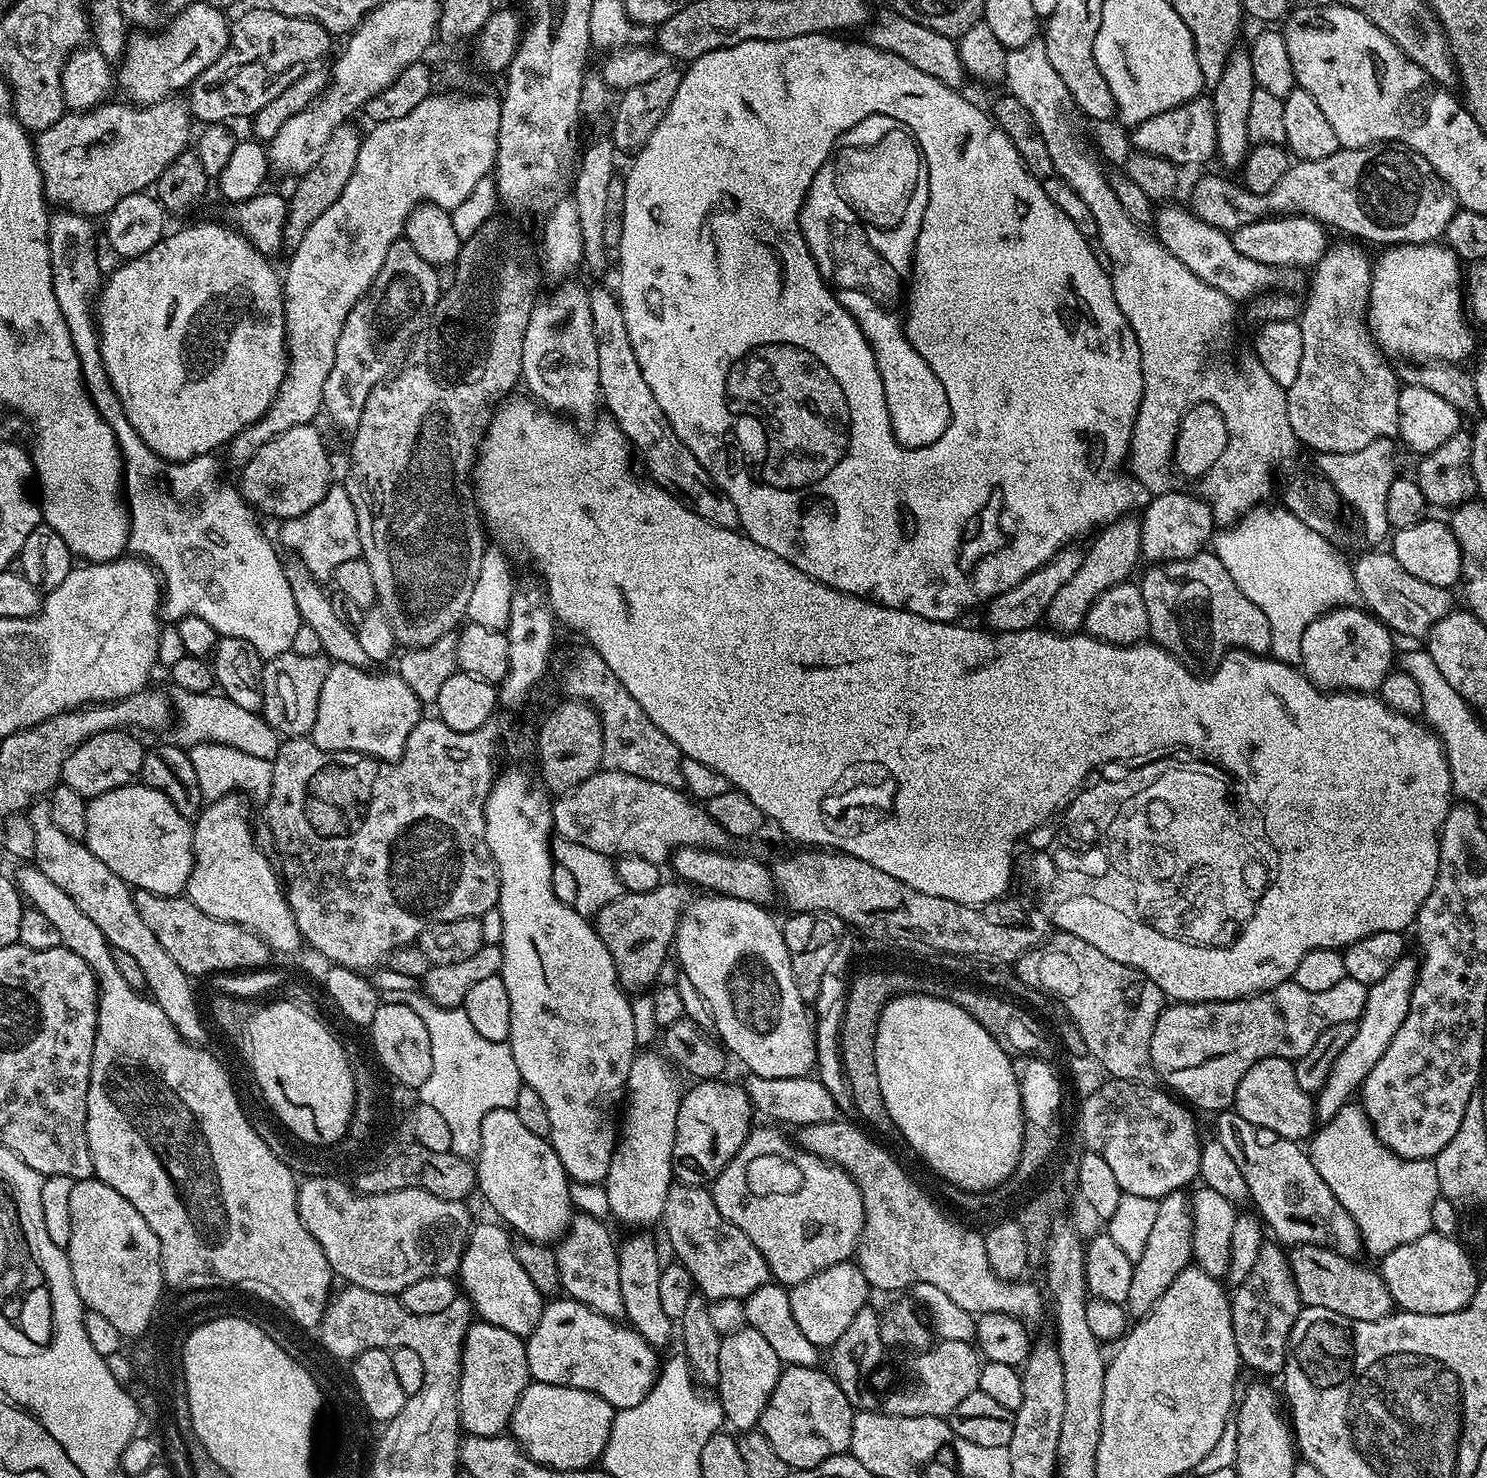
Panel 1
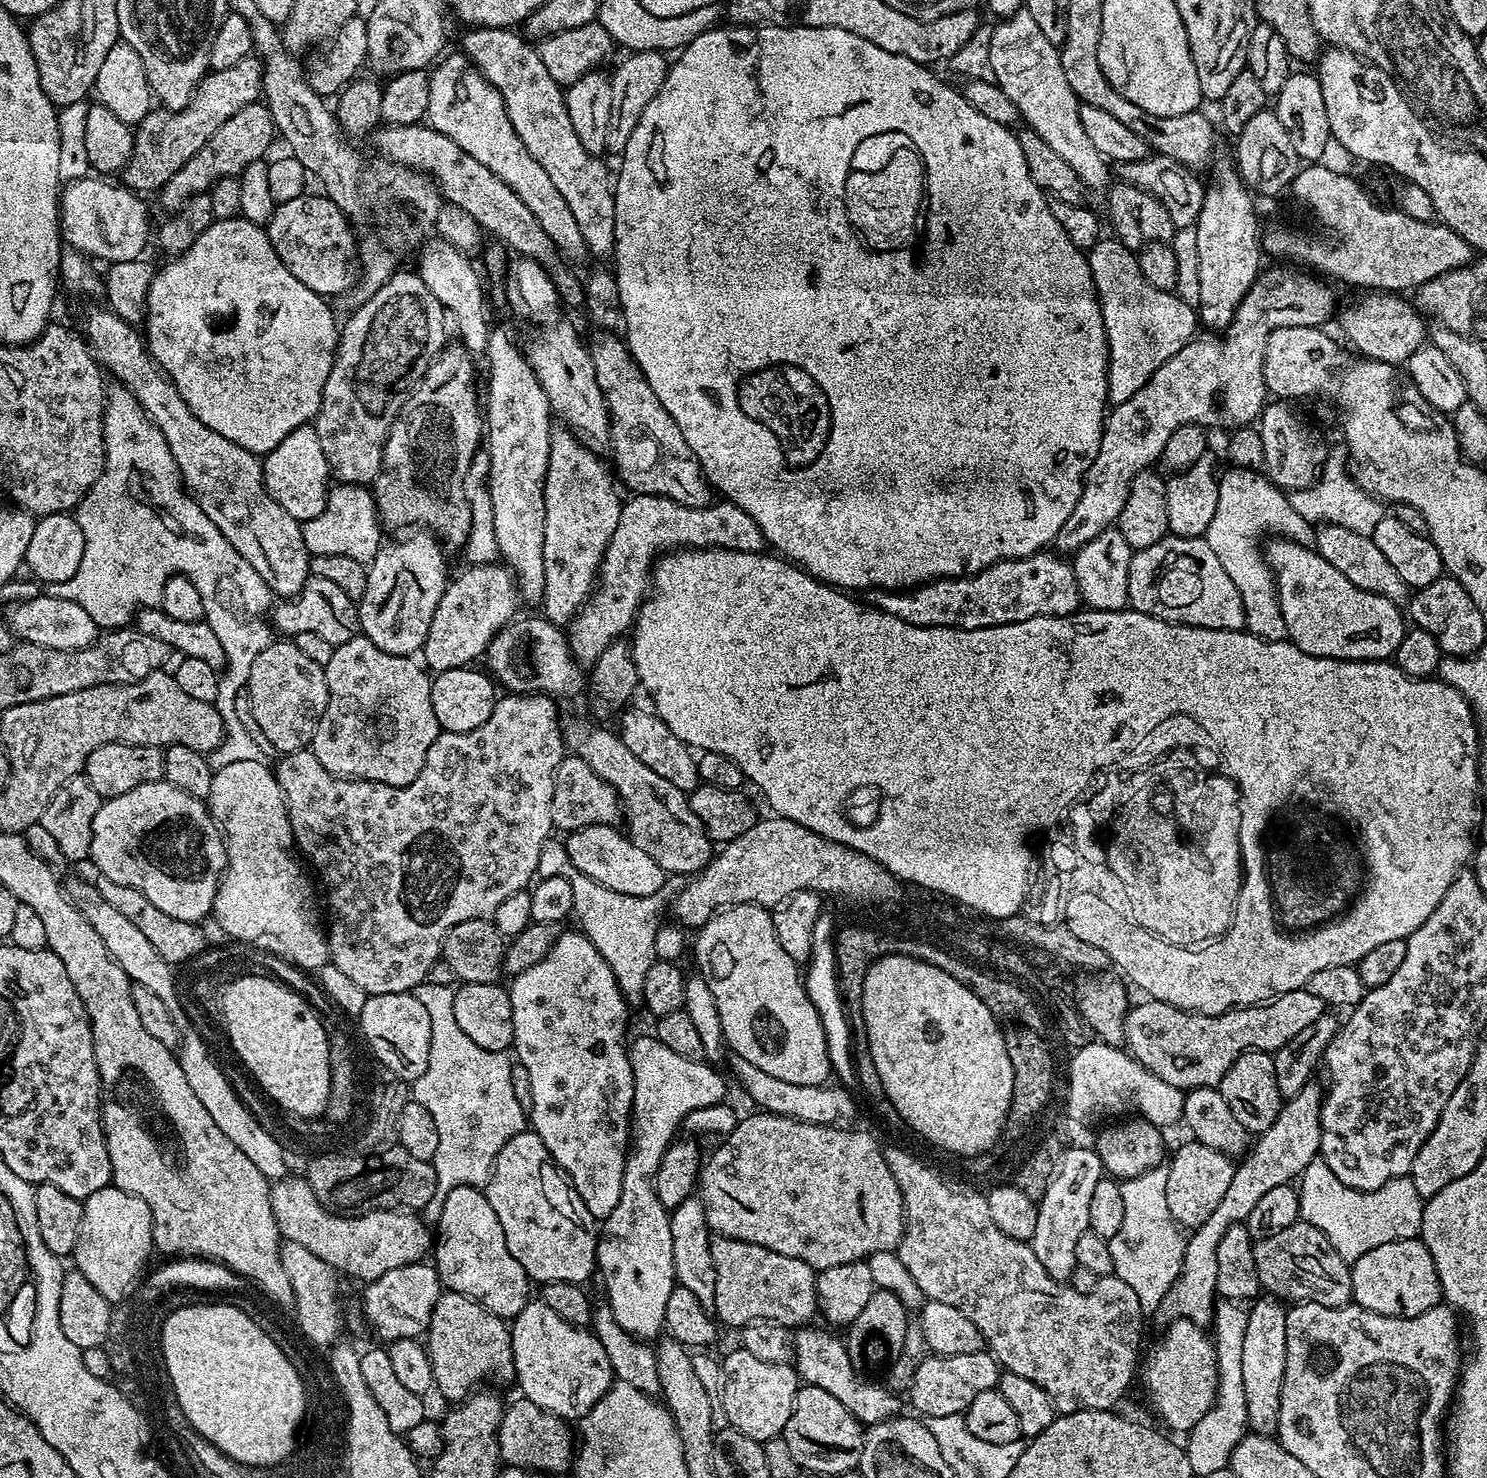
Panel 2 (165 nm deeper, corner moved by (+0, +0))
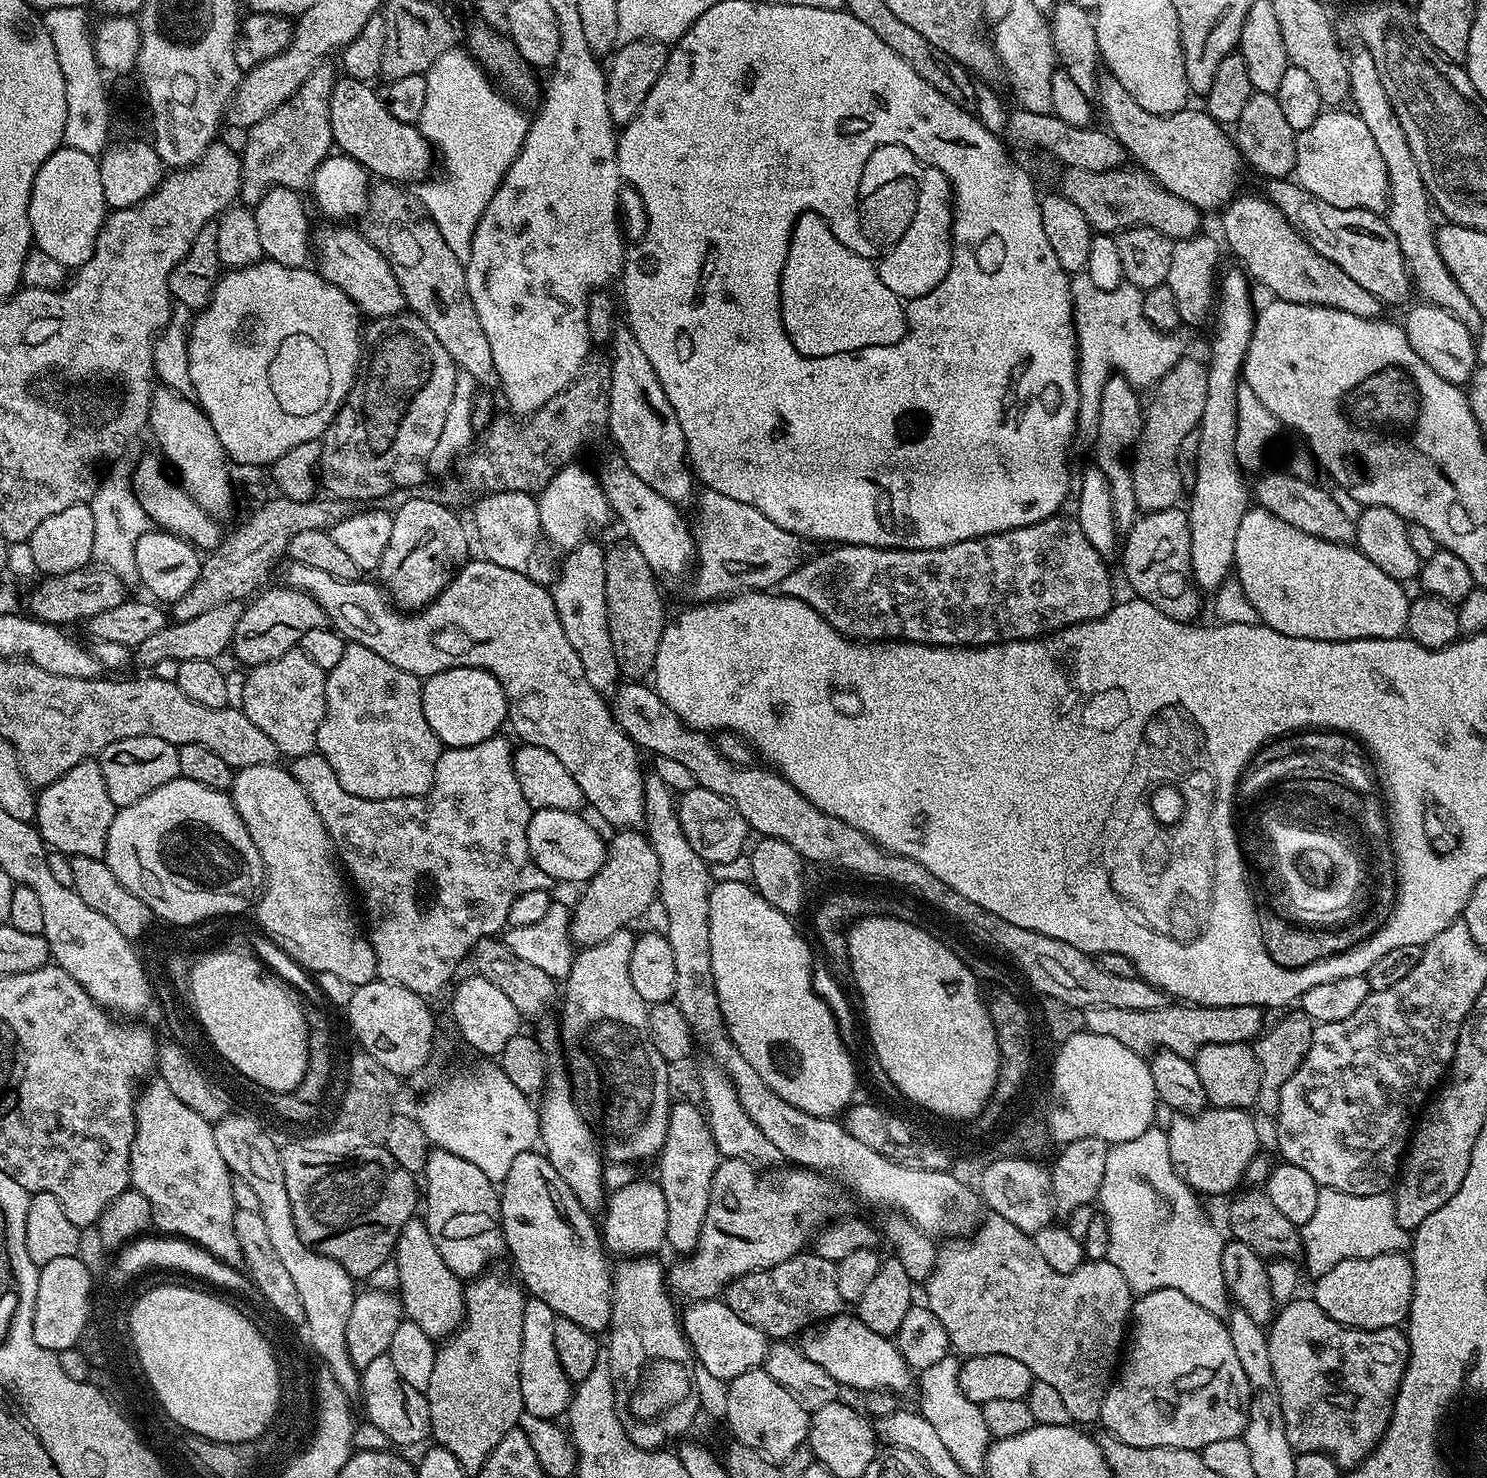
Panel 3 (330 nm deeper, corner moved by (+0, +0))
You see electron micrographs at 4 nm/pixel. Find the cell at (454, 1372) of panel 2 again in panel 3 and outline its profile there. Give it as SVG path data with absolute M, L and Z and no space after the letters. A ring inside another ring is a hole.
M413 1218L410 1222L406 1222L406 1226L402 1230L402 1234L398 1238L396 1243L396 1250L394 1253L394 1259L397 1262L398 1266L398 1278L400 1279L398 1287L398 1295L400 1297L400 1303L404 1305L404 1314L407 1319L413 1320L424 1333L426 1333L431 1340L437 1342L443 1342L452 1335L453 1332L459 1328L462 1321L464 1321L464 1289L465 1285L462 1283L461 1277L458 1277L454 1274L454 1270L450 1270L450 1266L446 1266L446 1262L442 1262L442 1254L438 1254L438 1246L434 1246L434 1238L430 1238L428 1233L428 1225L424 1223L423 1219Z

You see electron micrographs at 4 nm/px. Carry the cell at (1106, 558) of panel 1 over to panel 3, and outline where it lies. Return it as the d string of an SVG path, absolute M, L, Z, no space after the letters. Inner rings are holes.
M1203 359L1180 361L1161 378L1151 393L1152 405L1144 413L1144 429L1140 441L1130 457L1134 480L1134 498L1141 513L1157 512L1177 507L1180 496L1180 468L1176 463L1182 460L1180 447L1186 434L1200 427L1202 410L1206 410L1208 370Z

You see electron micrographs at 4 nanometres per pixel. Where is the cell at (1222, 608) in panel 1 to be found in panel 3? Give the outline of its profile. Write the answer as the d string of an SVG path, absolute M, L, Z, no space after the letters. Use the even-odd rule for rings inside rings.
M1177 506L1175 508L1167 508L1166 510L1158 510L1157 512L1146 512L1143 513L1139 518L1132 524L1130 529L1122 540L1122 552L1124 548L1124 572L1128 575L1128 584L1133 588L1135 595L1141 600L1150 602L1153 608L1158 609L1162 616L1169 616L1175 620L1183 620L1185 622L1195 621L1196 615L1200 612L1200 596L1202 596L1201 589L1197 588L1190 572L1190 530L1188 529L1188 513L1183 507Z

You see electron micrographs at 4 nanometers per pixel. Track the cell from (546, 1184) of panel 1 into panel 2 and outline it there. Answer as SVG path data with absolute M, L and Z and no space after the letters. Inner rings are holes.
M531 1130L514 1134L506 1146L498 1154L492 1167L492 1177L486 1185L486 1195L490 1206L494 1206L494 1214L498 1214L498 1222L502 1222L502 1234L506 1234L506 1246L510 1246L510 1254L518 1258L518 1266L527 1274L529 1281L537 1285L550 1282L570 1282L581 1286L587 1285L592 1272L597 1271L596 1244L598 1237L598 1220L591 1216L590 1210L582 1202L582 1198L574 1195L571 1183L563 1182L552 1188L552 1175L558 1169L551 1156L548 1155L542 1138Z

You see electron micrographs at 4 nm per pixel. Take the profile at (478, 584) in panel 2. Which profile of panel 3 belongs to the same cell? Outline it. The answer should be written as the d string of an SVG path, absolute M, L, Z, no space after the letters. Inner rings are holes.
M573 462L558 470L558 474L554 474L554 478L550 478L550 482L540 489L536 505L543 539L563 550L578 548L589 539L588 531L591 528L604 528L614 520L612 507L600 489L597 473L593 469L591 472L583 468L580 462Z

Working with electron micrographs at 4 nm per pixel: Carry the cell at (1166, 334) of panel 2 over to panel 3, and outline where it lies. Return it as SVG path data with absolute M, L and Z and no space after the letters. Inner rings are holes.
M1087 271L1075 273L1071 277L1071 300L1073 306L1073 324L1076 330L1077 372L1079 394L1079 418L1077 420L1080 443L1091 449L1095 447L1098 434L1098 421L1101 418L1102 390L1105 382L1113 374L1122 375L1137 390L1151 389L1160 383L1185 355L1183 342L1175 333L1158 331L1142 314L1143 291L1127 282L1114 289L1100 289L1092 282Z

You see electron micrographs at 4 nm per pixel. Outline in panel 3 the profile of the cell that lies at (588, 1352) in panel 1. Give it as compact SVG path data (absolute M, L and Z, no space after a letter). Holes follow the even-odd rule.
M535 1298L524 1301L520 1381L525 1413L548 1420L563 1417L567 1413L568 1405L572 1402L574 1384L566 1378L566 1370L562 1370L562 1362L558 1362L558 1354L554 1354L550 1313L546 1302Z

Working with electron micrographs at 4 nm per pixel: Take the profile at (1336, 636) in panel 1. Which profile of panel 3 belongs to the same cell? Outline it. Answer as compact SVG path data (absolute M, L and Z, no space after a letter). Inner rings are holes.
M1252 506L1249 507L1248 513L1242 518L1242 523L1238 525L1238 542L1234 542L1234 554L1236 555L1235 579L1240 581L1246 598L1250 598L1250 606L1254 606L1254 610L1258 610L1259 623L1263 624L1265 628L1273 628L1294 638L1310 638L1311 640L1398 638L1407 633L1410 596L1404 593L1405 585L1401 581L1390 578L1390 574L1382 574L1382 570L1378 570L1378 566L1374 566L1374 562L1370 562L1370 558L1362 555L1360 549L1355 546L1349 546L1347 543L1326 542L1322 538L1314 538L1314 534L1302 534L1302 530L1294 530L1294 526L1290 526L1290 522L1282 522L1282 518L1270 514L1265 508Z

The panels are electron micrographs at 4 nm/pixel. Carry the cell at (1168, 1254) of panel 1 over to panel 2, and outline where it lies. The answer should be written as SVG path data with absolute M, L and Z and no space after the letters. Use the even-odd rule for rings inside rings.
M1187 1142L1167 1161L1166 1171L1166 1206L1170 1206L1170 1214L1181 1229L1194 1230L1214 1214L1218 1202L1222 1202L1234 1167L1233 1157L1214 1150L1205 1144Z

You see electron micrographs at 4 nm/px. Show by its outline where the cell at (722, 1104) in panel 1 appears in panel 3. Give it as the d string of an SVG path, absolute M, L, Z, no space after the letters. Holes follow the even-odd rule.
M635 1178L613 1191L603 1205L603 1212L602 1243L609 1253L617 1252L620 1258L644 1258L665 1247L666 1194L660 1192L660 1185L655 1179Z

